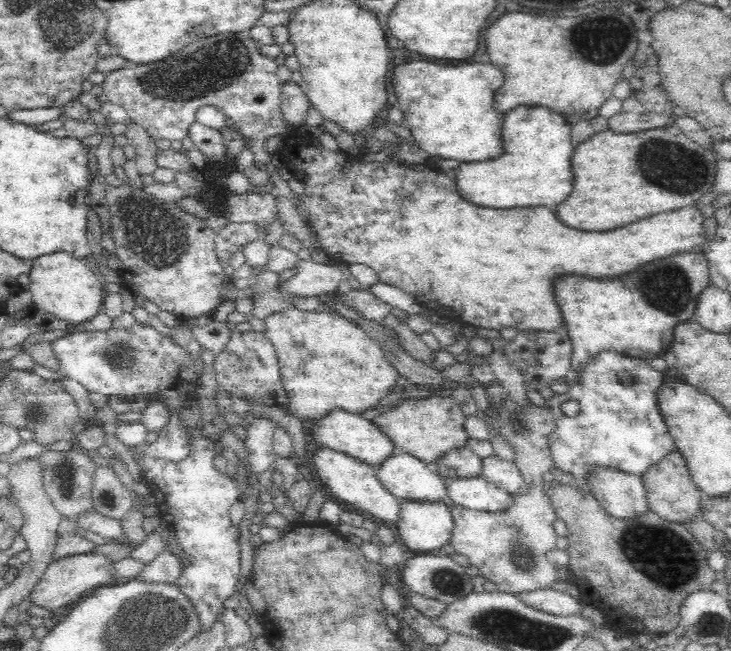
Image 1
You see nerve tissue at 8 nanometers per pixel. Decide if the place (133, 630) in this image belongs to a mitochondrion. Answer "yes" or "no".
yes

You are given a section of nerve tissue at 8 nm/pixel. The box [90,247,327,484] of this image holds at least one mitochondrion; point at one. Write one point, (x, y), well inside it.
(123, 355)

